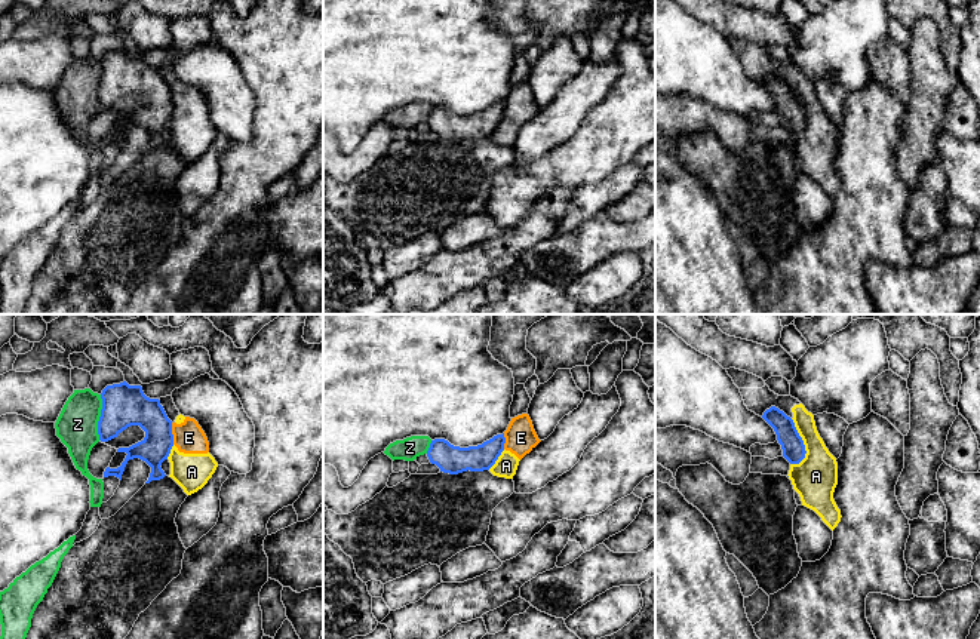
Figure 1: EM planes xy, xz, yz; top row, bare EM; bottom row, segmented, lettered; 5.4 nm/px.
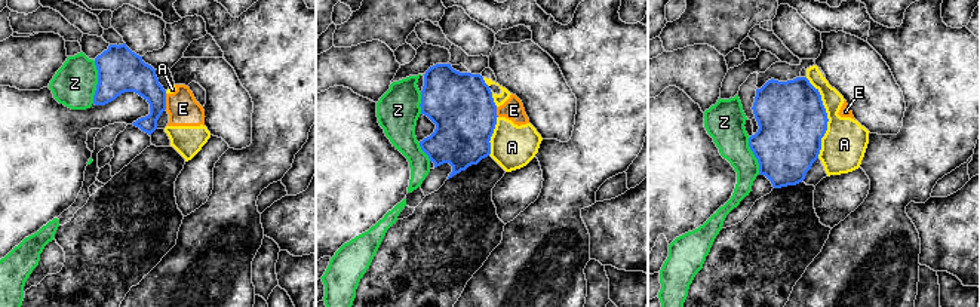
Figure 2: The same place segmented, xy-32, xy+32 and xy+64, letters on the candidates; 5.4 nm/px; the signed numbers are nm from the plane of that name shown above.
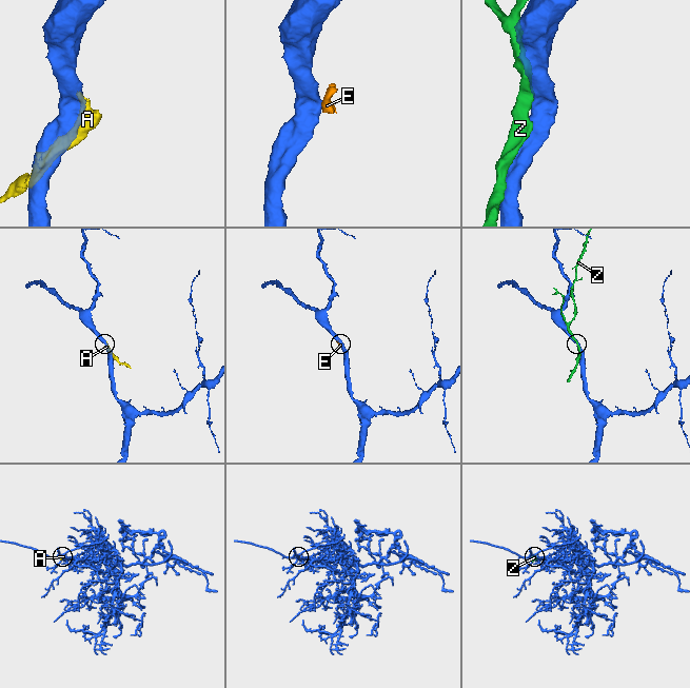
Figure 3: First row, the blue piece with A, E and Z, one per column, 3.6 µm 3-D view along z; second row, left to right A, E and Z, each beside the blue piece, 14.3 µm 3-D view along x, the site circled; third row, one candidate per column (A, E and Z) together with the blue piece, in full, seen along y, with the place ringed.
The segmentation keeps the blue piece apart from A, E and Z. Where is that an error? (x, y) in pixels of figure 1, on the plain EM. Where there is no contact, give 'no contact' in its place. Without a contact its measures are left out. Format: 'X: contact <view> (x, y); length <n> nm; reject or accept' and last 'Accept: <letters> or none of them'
A: contact yz (802, 110); length 260 nm; reject
E: contact xy (171, 101); length 120 nm; reject
Z: contact xy (100, 85); length 240 nm; reject
Accept: none of them

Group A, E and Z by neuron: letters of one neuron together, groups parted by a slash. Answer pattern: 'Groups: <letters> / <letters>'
Groups: A E / Z

